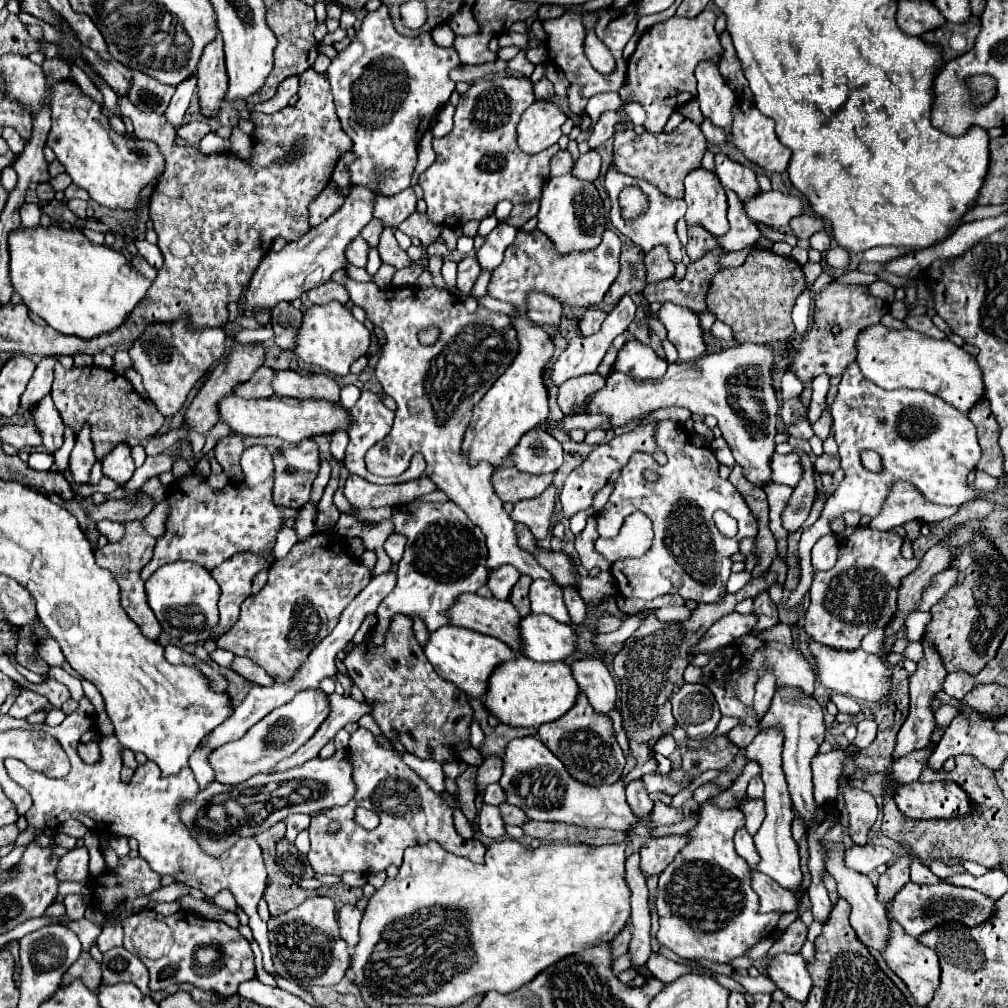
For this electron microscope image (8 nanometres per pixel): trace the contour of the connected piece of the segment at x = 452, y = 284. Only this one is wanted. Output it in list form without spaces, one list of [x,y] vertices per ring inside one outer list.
[[[444,261],[442,277],[450,289],[456,289],[456,263],[454,261]]]

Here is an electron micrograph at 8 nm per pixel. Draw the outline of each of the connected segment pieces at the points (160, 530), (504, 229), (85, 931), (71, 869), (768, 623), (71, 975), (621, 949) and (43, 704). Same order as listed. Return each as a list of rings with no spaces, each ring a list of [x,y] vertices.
[[[160,501],[144,519],[142,519],[142,527],[146,527],[146,533],[154,535],[154,539],[160,539],[166,533],[166,515],[170,505],[164,501]]]
[[[504,223],[504,225],[498,225],[488,237],[486,237],[486,243],[478,249],[476,253],[476,259],[480,263],[480,267],[484,271],[494,271],[500,263],[502,263],[502,257],[504,257],[504,251],[506,247],[514,241],[514,235],[516,235],[516,227]]]
[[[78,919],[78,921],[64,921],[64,927],[68,927],[70,931],[74,931],[82,943],[82,949],[88,951],[90,945],[96,941],[98,933],[100,933],[100,925],[92,923],[88,919]]]
[[[76,847],[62,855],[56,875],[60,881],[84,881],[88,877],[88,849]]]
[[[762,591],[762,595],[758,595],[758,599],[754,599],[754,613],[758,615],[758,625],[754,627],[754,631],[768,629],[778,623],[778,607],[770,599],[768,591]]]
[[[82,953],[82,955],[78,957],[78,961],[76,961],[68,971],[66,971],[66,975],[64,975],[62,983],[70,983],[70,981],[74,981],[74,979],[82,979],[82,981],[84,981],[84,985],[86,985],[88,989],[96,991],[96,989],[98,989],[98,985],[102,983],[100,963],[98,963],[98,961],[94,961],[90,953],[86,953],[86,955]]]
[[[630,923],[622,929],[622,933],[618,933],[616,937],[614,937],[614,941],[612,941],[612,953],[614,953],[614,957],[620,957],[620,955],[624,955],[626,951],[628,951],[628,943],[630,943],[630,933],[632,929],[630,929]]]
[[[22,691],[18,695],[18,699],[14,701],[14,705],[10,707],[8,715],[10,717],[16,717],[16,719],[26,719],[30,713],[36,713],[36,711],[50,711],[52,705],[46,697],[34,693],[34,691]]]

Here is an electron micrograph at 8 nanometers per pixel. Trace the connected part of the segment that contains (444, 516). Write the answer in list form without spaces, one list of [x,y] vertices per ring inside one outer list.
[[[412,501],[398,507],[392,515],[396,533],[406,535],[406,551],[398,563],[398,583],[394,591],[380,603],[376,617],[378,625],[374,631],[374,643],[382,645],[382,635],[390,619],[396,613],[420,615],[428,631],[436,631],[448,625],[444,611],[454,603],[460,593],[476,593],[478,587],[486,585],[486,539],[478,525],[470,523],[466,513],[454,503],[418,503]]]

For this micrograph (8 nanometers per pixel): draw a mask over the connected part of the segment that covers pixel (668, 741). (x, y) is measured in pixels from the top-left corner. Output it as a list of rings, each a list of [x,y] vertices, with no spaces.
[[[666,735],[666,737],[658,739],[658,743],[654,745],[654,751],[656,751],[656,753],[662,753],[662,755],[672,753],[674,749],[676,749],[676,741],[672,739],[672,735]]]

